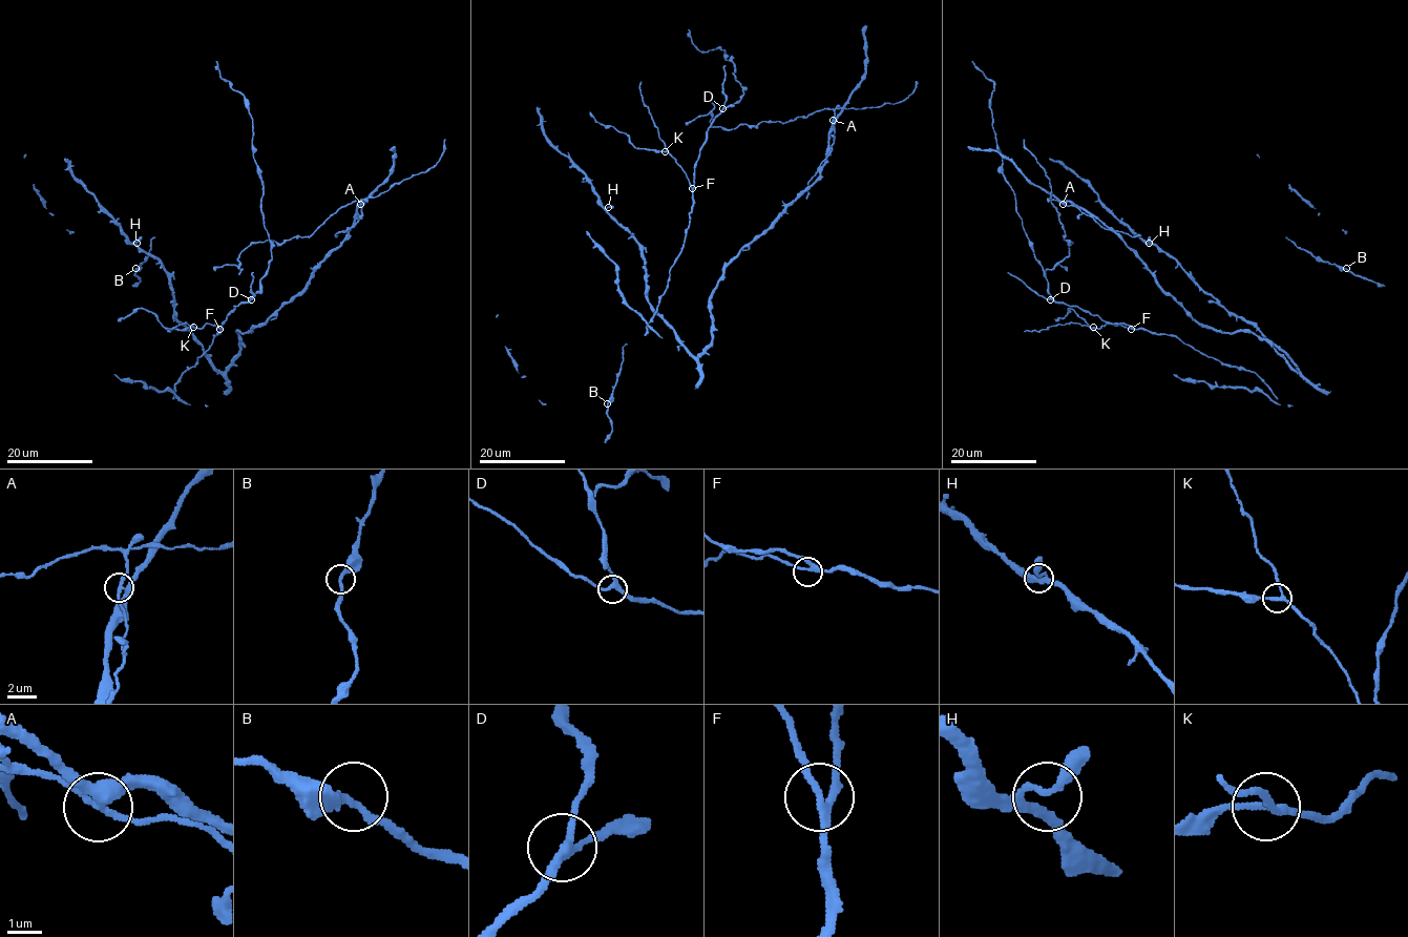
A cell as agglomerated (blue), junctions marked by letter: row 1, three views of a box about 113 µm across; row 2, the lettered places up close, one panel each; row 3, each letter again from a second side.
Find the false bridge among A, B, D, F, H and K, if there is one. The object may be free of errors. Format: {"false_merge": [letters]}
{"false_merge": ["A"]}

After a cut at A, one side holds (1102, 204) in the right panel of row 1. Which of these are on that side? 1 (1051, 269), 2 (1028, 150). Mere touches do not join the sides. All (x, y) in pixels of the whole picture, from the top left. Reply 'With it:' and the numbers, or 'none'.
With it: none

